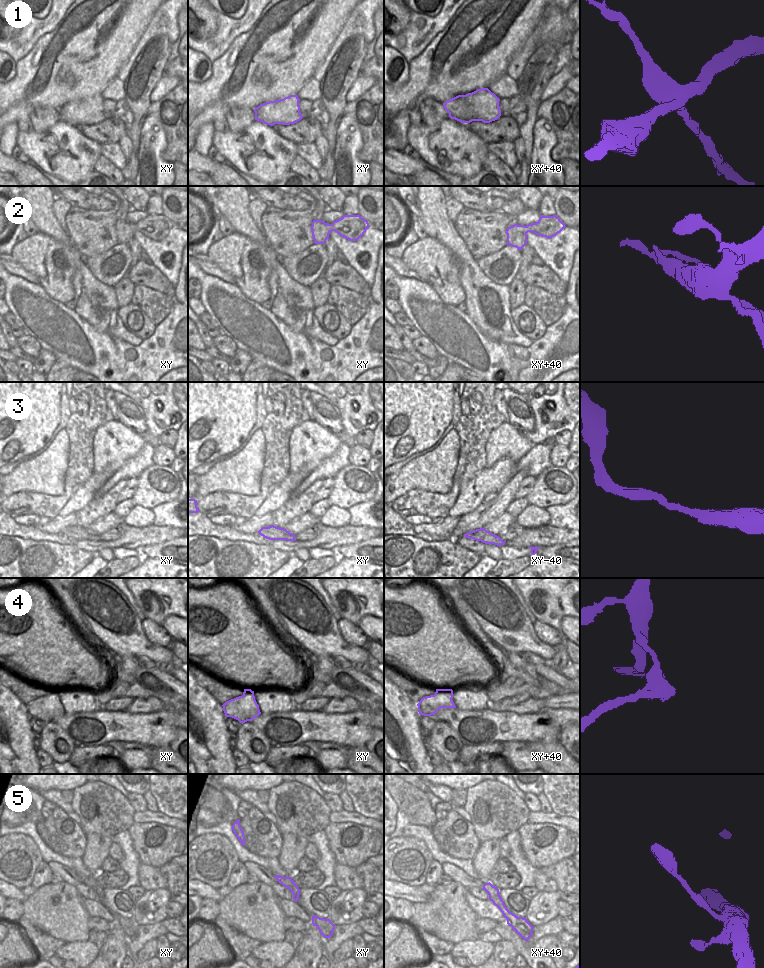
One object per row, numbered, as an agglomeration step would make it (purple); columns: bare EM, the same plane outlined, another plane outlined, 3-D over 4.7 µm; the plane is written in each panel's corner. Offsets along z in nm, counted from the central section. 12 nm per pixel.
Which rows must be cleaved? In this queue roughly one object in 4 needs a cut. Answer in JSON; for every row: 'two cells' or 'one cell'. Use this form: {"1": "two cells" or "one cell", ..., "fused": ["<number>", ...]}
{"1": "two cells", "2": "two cells", "3": "one cell", "4": "two cells", "5": "one cell", "fused": ["1", "2", "4"]}

